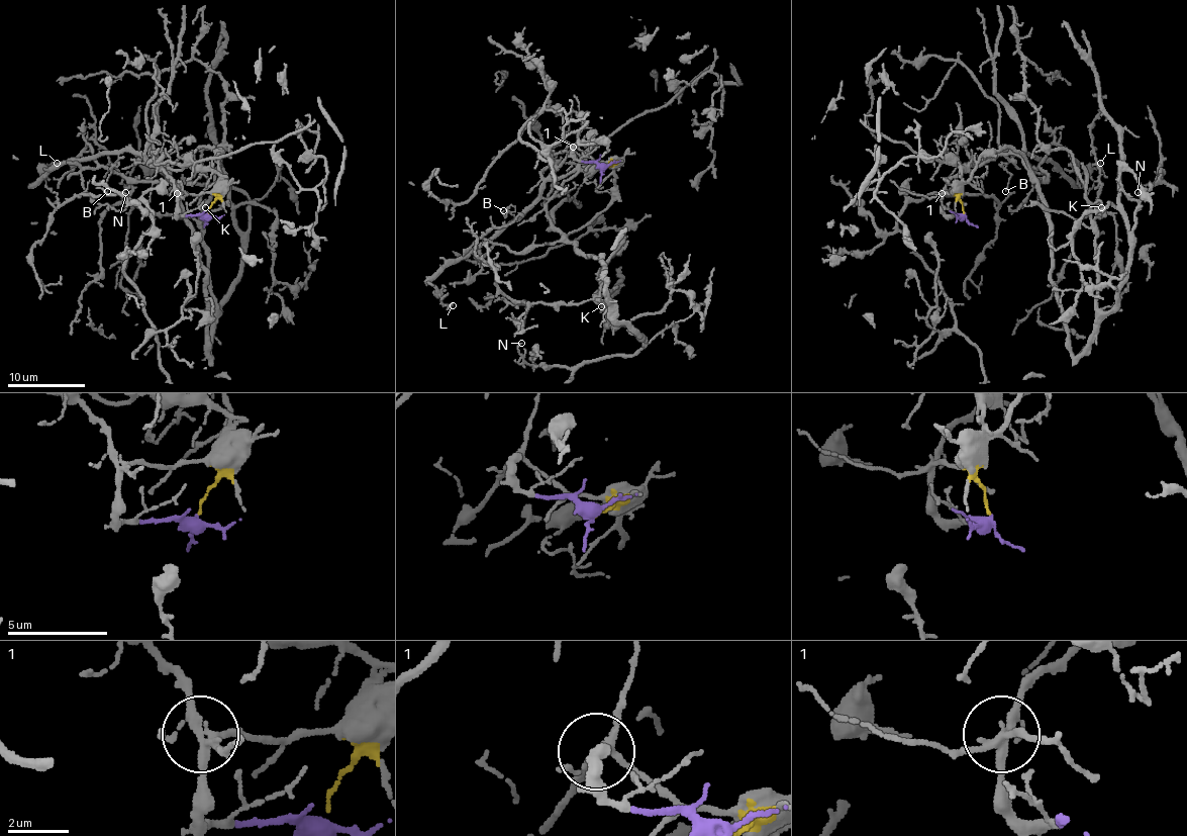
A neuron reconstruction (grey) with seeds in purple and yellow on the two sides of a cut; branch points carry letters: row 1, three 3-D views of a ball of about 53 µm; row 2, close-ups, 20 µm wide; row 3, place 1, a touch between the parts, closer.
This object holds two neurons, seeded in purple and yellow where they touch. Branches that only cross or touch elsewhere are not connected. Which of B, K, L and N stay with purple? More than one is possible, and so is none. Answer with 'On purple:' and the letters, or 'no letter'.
On purple: B, L

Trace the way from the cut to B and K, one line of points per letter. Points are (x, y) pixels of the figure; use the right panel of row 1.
B: (965, 213), (948, 215), (944, 186), (1005, 152), (1012, 154), (1005, 190)
K: (965, 213), (959, 194), (982, 156), (1009, 146), (1030, 165), (1077, 356), (1096, 317), (1092, 207), (1101, 207)

